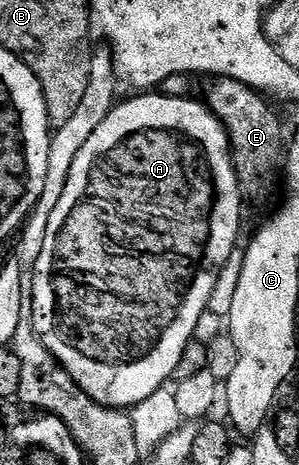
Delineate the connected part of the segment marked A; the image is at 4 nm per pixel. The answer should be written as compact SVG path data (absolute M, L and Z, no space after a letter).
M157 94L135 96L138 96L135 100L123 99L115 103L108 118L100 122L96 134L92 134L80 154L76 154L76 162L72 162L72 174L68 174L68 186L64 186L64 194L60 194L60 202L56 202L52 218L48 218L44 250L40 250L40 258L32 269L32 310L36 334L58 360L58 365L77 382L80 390L84 390L84 394L88 394L105 408L119 410L132 410L140 402L144 402L144 398L152 398L156 390L167 387L176 366L180 366L180 354L184 354L184 346L188 346L194 339L200 314L207 312L210 307L218 275L224 270L230 255L239 247L238 231L244 221L244 201L230 154L230 136L226 133L226 127L214 117L214 113L205 103L198 101L197 104L197 99L194 98Z

